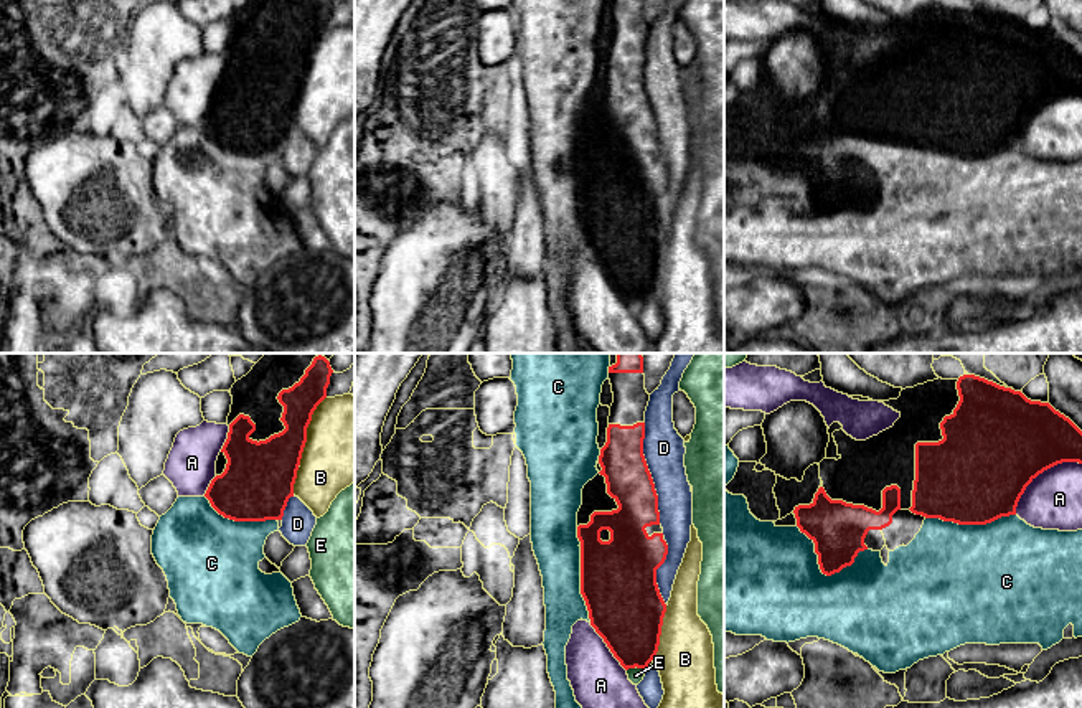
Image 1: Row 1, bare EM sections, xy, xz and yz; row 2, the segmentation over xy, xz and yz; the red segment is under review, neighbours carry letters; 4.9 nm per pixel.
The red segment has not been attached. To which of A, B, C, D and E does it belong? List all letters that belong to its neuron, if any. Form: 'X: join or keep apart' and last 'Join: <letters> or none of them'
A: keep apart
B: keep apart
C: join
D: keep apart
E: keep apart
Join: C

